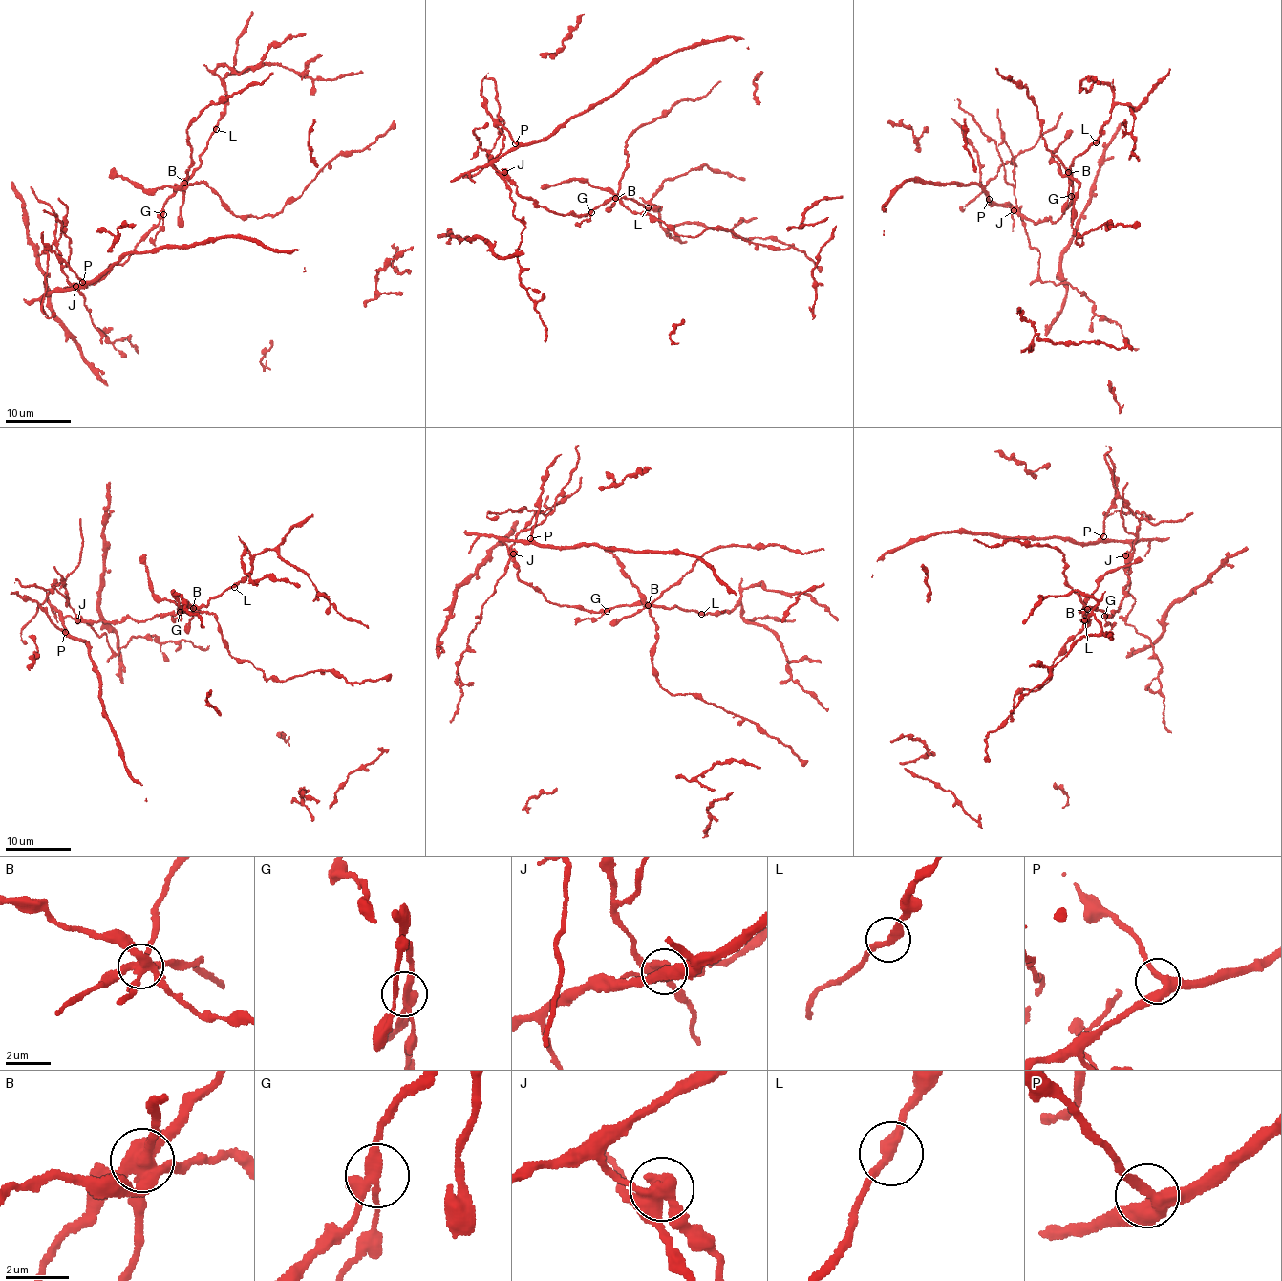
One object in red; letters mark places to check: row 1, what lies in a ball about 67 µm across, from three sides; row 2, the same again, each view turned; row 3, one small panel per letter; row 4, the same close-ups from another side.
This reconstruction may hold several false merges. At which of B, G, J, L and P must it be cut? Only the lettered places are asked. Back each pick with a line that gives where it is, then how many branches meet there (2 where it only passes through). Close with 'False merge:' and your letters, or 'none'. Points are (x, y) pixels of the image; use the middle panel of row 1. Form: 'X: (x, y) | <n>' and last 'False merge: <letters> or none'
B: (615, 198) | 6
G: (591, 212) | 3
J: (504, 172) | 3
False merge: B, G, J

